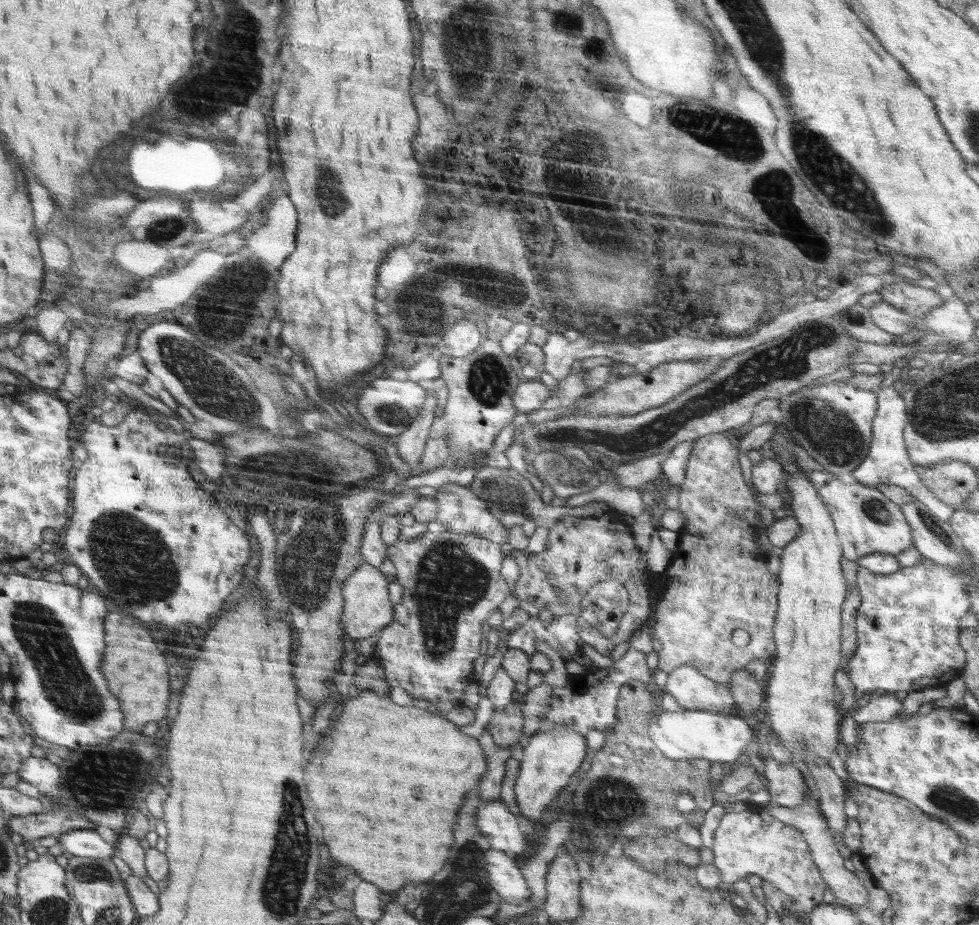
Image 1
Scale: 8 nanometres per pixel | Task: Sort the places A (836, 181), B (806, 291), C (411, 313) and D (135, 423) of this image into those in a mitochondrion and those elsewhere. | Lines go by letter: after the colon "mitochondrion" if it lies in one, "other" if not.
A: mitochondrion
B: other
C: mitochondrion
D: other

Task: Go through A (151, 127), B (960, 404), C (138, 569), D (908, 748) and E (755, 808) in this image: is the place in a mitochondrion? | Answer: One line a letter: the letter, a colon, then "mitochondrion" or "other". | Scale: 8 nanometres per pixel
A: other
B: mitochondrion
C: mitochondrion
D: other
E: other

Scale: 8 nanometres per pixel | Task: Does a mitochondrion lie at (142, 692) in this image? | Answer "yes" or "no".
no

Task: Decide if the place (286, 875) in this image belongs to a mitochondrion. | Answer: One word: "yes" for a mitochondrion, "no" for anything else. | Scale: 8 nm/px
yes

